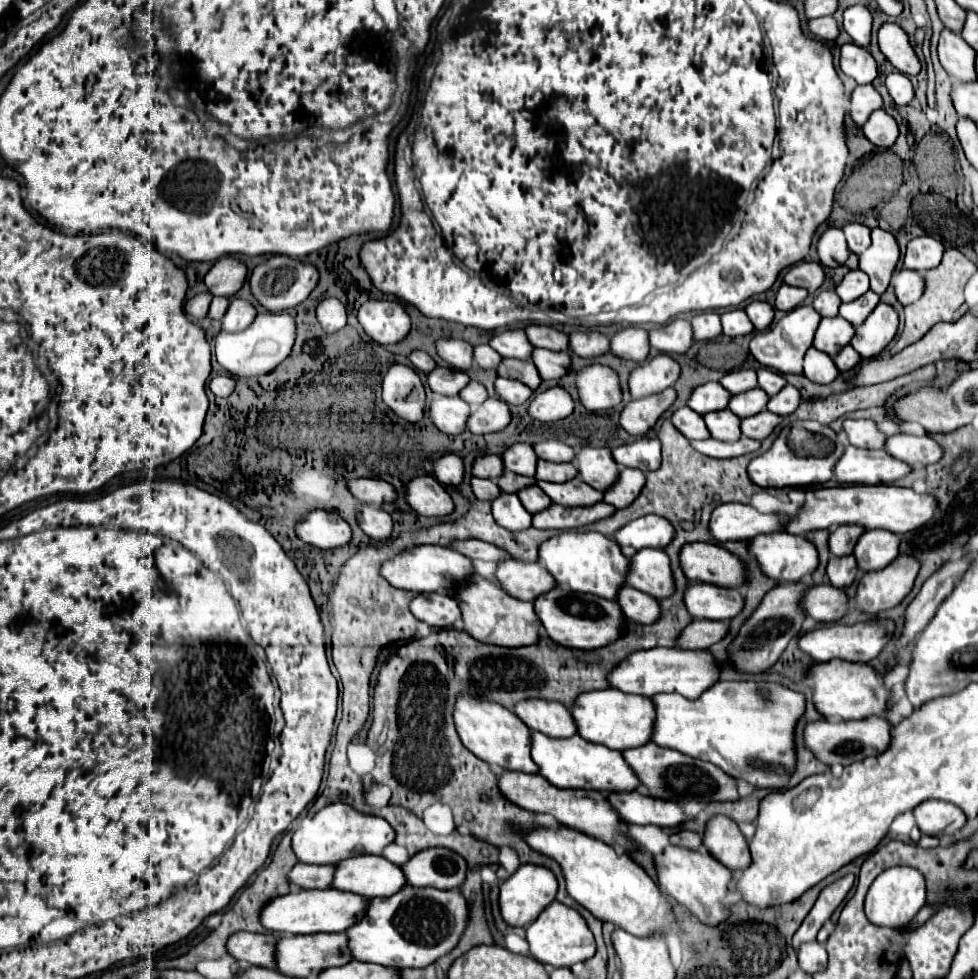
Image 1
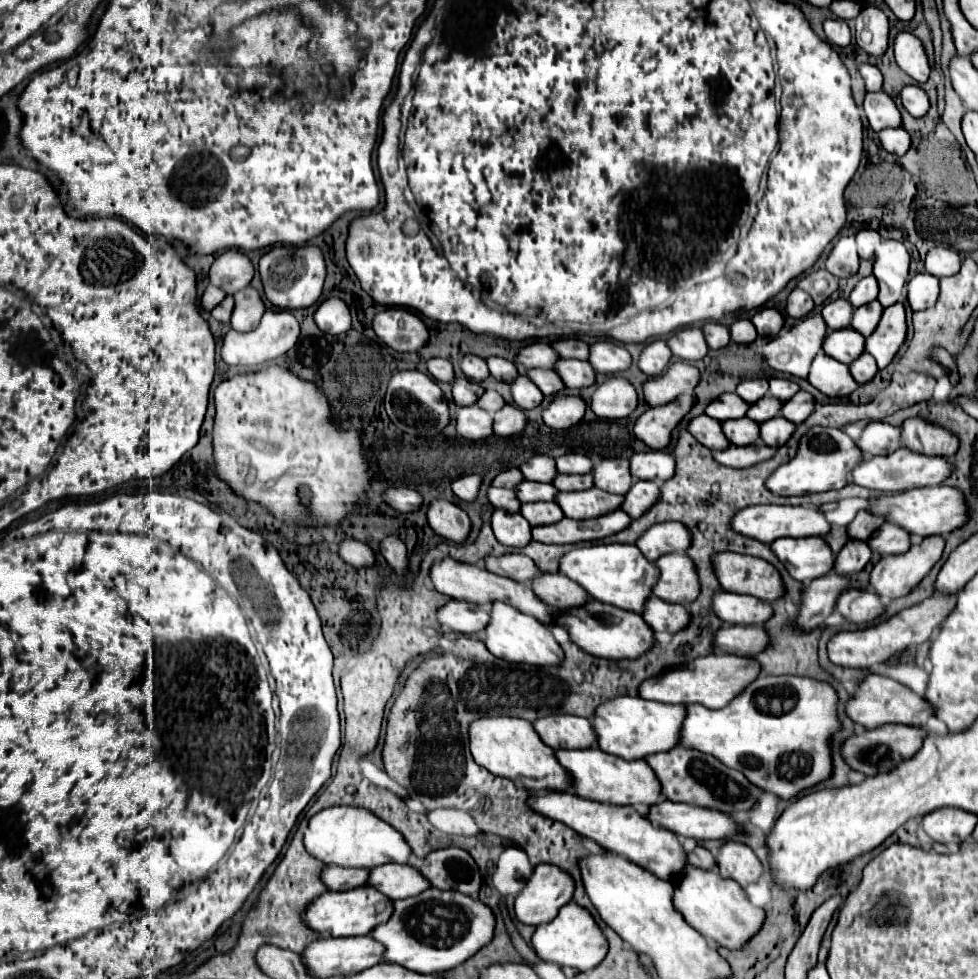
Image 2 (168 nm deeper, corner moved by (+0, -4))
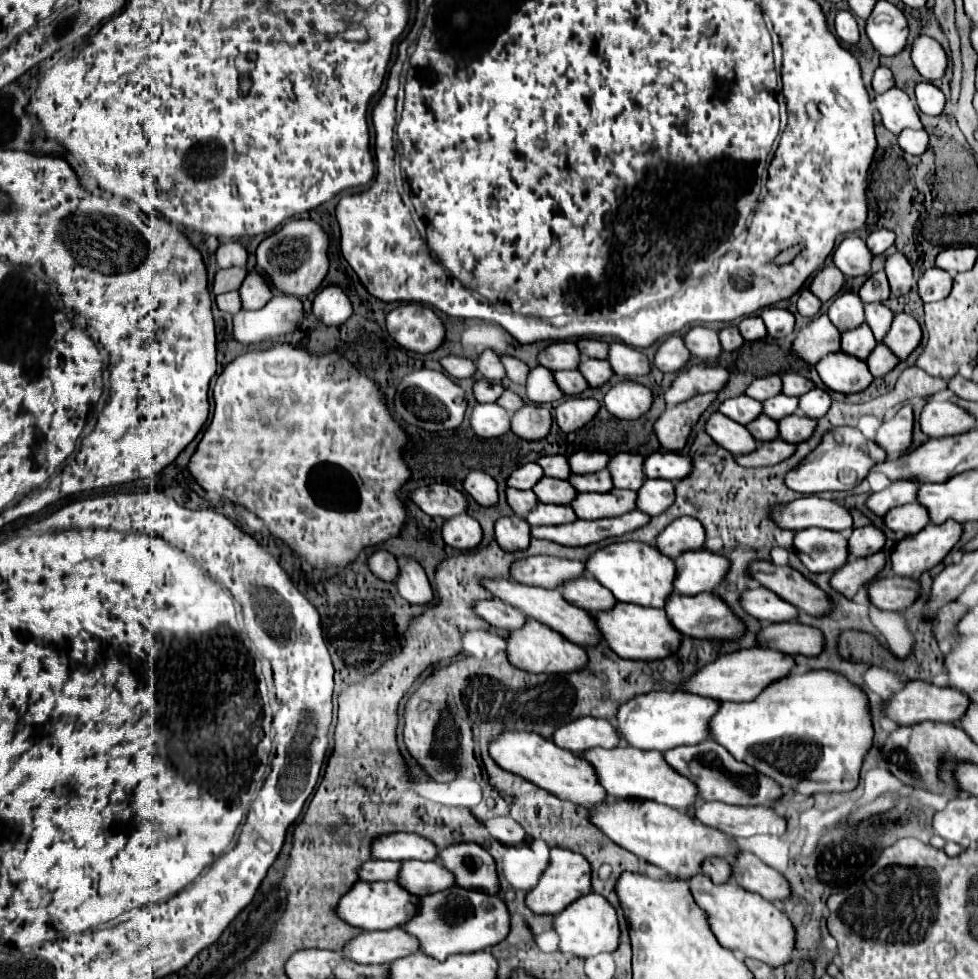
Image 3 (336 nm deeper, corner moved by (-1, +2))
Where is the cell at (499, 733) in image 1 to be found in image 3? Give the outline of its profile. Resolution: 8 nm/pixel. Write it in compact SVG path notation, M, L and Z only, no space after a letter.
M504 731L490 743L490 755L506 771L528 779L530 783L550 791L552 795L560 797L562 801L570 801L570 803L586 807L586 809L592 809L592 807L608 801L604 787L600 787L600 781L596 779L596 771L592 771L592 765L584 757L574 755L566 749L560 749L552 741L548 741L540 735Z

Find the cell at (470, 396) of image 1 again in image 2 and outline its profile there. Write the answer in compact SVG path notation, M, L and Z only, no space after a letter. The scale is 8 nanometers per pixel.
M485 391L485 393L479 397L477 405L479 405L481 409L485 409L487 413L495 413L495 411L499 411L499 409L505 405L505 401L503 401L503 397L501 397L499 393L495 393L495 391Z

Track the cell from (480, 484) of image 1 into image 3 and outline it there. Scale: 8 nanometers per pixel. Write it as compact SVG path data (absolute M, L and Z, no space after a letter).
M508 489L506 495L508 495L508 503L510 503L510 507L512 507L514 513L520 515L520 517L526 517L528 511L532 511L532 507L536 507L536 503L538 503L534 491Z

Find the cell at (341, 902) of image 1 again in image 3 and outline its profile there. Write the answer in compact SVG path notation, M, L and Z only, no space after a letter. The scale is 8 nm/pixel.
M374 881L374 883L356 883L344 899L338 903L338 915L360 929L394 929L402 927L412 915L416 915L416 903L420 903L420 897L404 891L396 881Z

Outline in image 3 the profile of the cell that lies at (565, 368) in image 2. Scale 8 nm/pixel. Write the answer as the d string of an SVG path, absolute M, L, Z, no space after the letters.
M582 359L580 371L590 383L590 387L602 387L614 375L612 367L608 367L608 361L600 361L600 359Z

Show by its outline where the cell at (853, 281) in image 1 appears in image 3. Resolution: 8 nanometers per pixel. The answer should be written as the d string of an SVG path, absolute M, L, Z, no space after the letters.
M884 271L874 273L860 289L860 299L864 303L872 303L872 301L886 301L890 297L890 287L888 287L888 279Z

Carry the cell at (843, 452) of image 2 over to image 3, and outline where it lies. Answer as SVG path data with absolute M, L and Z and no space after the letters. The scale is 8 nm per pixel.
M834 427L824 435L822 443L808 455L808 459L804 459L786 475L786 485L802 495L814 495L824 491L852 491L866 479L870 469L884 459L888 459L886 451L876 445L876 441L866 439L858 429Z

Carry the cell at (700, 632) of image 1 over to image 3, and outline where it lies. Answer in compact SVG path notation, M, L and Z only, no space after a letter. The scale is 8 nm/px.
M796 621L768 623L762 627L758 641L762 647L772 647L788 655L816 657L824 649L824 633L816 627Z

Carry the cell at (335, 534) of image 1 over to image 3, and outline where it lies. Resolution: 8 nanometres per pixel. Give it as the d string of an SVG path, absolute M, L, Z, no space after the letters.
M374 551L368 557L368 567L376 577L380 577L384 581L390 581L390 583L396 583L398 575L400 575L398 559L388 551Z

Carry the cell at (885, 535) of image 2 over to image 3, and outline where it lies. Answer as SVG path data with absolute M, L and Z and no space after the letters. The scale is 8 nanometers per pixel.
M916 501L894 507L884 515L884 523L898 535L916 535L928 521L928 509Z

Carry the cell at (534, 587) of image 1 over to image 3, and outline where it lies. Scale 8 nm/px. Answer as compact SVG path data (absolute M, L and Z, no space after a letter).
M580 577L564 583L562 595L566 601L590 611L592 615L600 611L610 611L618 603L614 595L592 577Z

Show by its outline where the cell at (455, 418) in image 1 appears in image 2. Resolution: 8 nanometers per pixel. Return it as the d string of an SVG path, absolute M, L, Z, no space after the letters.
M467 405L467 407L457 407L455 415L455 429L457 435L463 439L483 439L493 435L491 431L491 415L479 409L477 405Z

